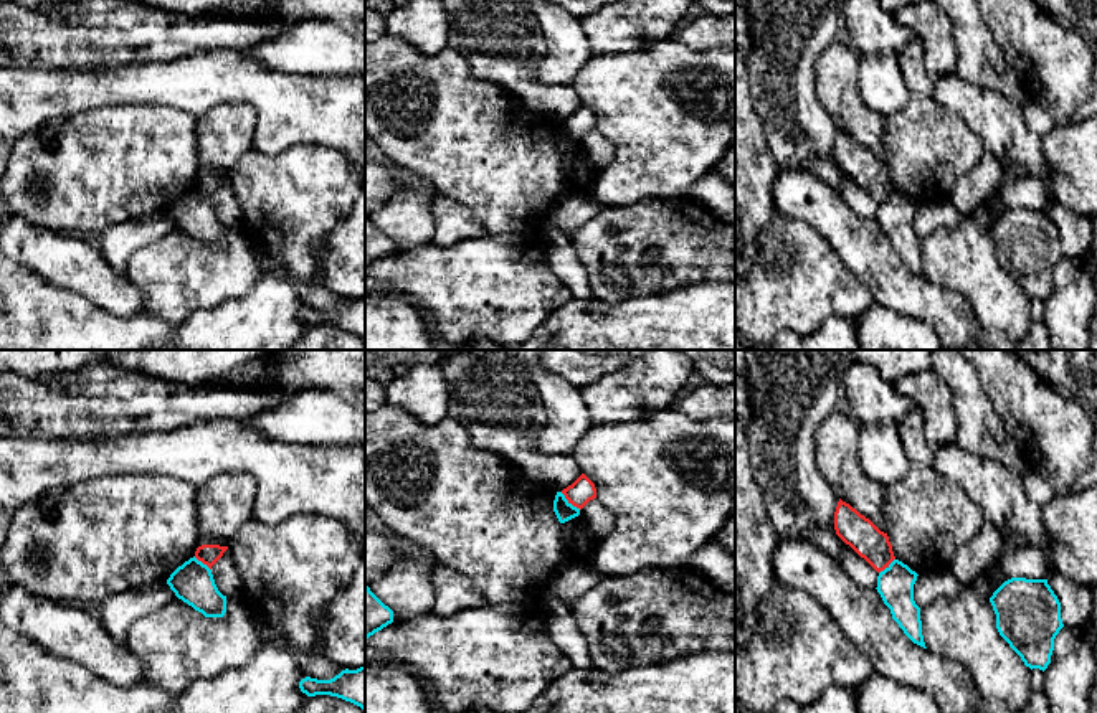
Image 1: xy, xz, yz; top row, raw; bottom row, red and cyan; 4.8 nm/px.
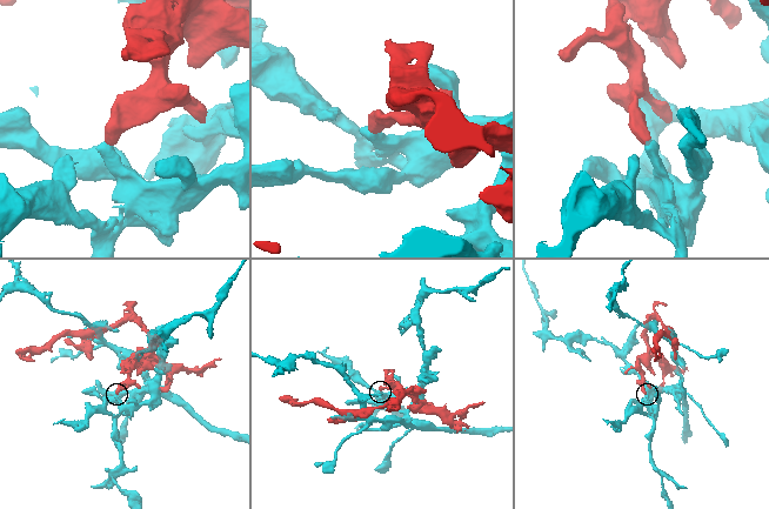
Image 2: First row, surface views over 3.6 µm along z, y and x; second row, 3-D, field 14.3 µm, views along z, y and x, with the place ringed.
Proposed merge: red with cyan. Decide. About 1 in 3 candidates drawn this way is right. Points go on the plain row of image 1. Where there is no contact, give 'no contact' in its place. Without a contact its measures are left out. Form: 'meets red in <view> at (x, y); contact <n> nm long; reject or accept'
meets red in xz at (570, 132); contact 130 nm long; reject

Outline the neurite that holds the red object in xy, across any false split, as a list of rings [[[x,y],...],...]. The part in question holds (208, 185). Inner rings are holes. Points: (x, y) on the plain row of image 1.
[[[202,175],[195,182],[195,188],[211,200],[211,196],[223,187],[226,180],[228,177]]]

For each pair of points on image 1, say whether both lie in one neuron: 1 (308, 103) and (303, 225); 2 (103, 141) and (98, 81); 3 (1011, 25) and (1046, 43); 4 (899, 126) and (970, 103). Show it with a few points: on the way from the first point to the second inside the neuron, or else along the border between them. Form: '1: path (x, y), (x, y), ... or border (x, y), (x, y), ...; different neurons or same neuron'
1: border (344, 152), (319, 144), (291, 144), (268, 154); different neurons
2: border (137, 103), (98, 106), (66, 118); different neurons
3: path (1020, 28), (1038, 43); same neuron
4: border (934, 91), (934, 98), (955, 113), (977, 134); different neurons

